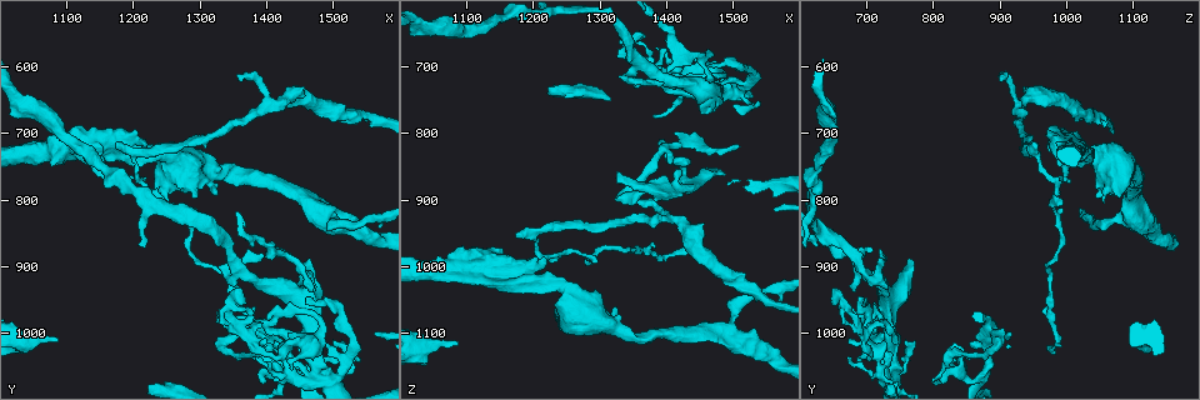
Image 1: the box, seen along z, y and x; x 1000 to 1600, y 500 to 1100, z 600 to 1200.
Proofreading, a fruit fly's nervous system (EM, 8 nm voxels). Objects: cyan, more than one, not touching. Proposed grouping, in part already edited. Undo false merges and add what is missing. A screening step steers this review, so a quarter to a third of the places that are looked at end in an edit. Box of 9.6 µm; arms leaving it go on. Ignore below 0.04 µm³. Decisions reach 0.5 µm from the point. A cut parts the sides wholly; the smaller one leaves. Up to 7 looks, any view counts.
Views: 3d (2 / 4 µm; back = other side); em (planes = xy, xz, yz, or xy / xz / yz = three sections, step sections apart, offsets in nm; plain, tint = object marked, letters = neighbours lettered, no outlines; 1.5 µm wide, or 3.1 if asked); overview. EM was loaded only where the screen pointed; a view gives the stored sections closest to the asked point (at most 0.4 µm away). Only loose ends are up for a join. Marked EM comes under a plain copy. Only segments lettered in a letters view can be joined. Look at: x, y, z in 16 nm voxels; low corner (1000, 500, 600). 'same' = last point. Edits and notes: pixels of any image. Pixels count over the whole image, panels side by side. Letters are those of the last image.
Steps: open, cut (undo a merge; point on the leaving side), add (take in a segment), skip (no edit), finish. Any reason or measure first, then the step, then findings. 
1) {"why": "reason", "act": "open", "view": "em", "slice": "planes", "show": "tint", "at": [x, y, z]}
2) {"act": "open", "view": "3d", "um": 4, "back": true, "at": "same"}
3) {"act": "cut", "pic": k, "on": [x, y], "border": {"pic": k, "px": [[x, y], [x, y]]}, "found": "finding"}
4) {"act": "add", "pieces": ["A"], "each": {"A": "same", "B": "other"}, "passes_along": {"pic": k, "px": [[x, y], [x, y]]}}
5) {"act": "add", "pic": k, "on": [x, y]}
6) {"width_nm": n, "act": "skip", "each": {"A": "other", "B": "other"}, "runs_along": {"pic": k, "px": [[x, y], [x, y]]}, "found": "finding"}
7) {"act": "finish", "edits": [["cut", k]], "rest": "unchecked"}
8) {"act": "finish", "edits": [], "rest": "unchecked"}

{"why": "thin end", "act": "open", "view": "em", "slice": "planes", "show": "tint", "at": [1400, 880, 705]}

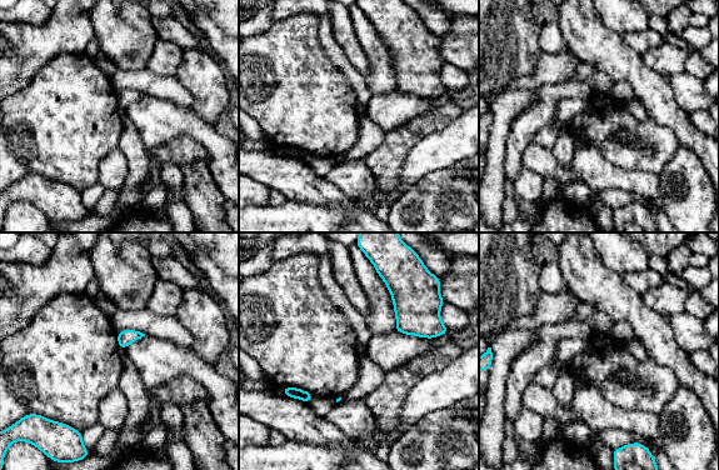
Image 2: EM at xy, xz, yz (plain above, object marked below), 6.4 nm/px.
{"act": "open", "view": "em", "slice": "planes", "show": "letters", "at": "same"}

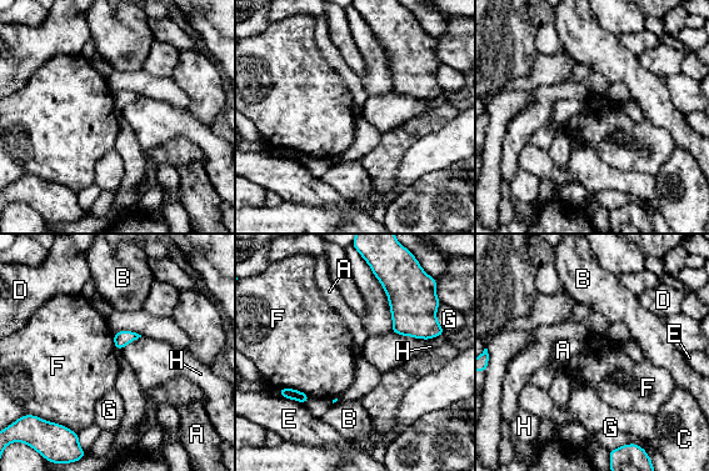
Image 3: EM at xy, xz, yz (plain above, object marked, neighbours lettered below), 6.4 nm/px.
{"longest_contact_nm": ["F", 220], "act": "skip", "each": {"A": "other", "B": "other", "C": "other", "D": "other", "E": "other", "F": "other", "G": "other", "H": "other"}, "border": {"pic": 3, "px": [[278, 390], [293, 387], [311, 396]]}, "found": "no lettered segment goes on from it"}

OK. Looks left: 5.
{"why": "touches itself", "act": "open", "view": "3d", "um": 4, "at": [1430, 1065, 715]}

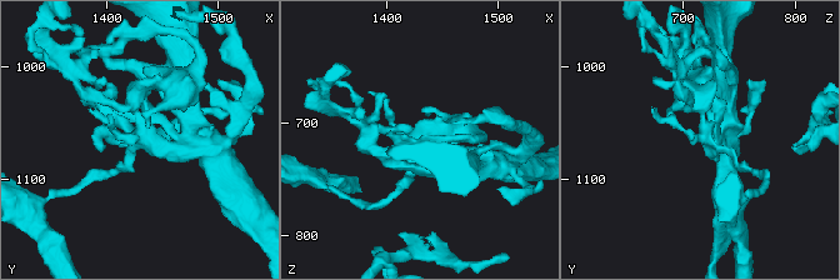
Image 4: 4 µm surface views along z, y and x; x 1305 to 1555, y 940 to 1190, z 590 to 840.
{"why": "need the tissue", "act": "open", "view": "em", "slice": "xz", "step": 8, "show": "letters", "at": [1426, 1064, 716]}

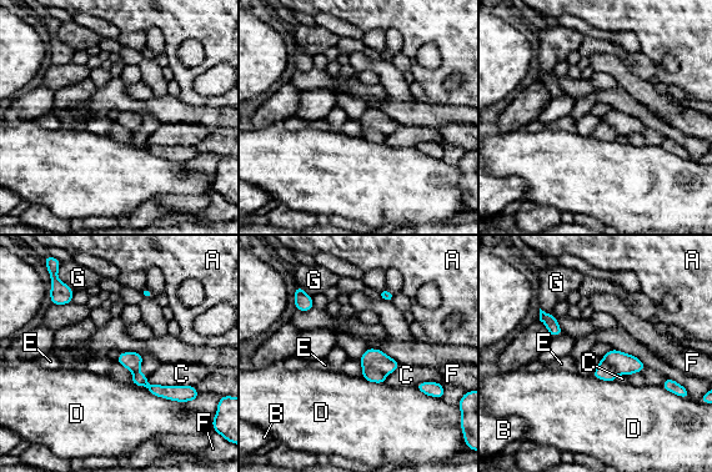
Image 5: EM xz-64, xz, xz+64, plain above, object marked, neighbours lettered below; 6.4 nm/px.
{"longest_contact_nm": ["C", 300], "act": "cut", "pic": 5, "on": [369, 373], "each": {"A": "other", "B": "other", "C": "other", "D": "other", "E": "other", "F": "other", "G": "other"}, "border": {"pic": 5, "px": [[362, 366], [370, 366], [386, 375]]}, "found": "two cells meet here"}

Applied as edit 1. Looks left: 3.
{"act": "finish", "edits": [["cut", 5]], "rest": "unchecked"}

